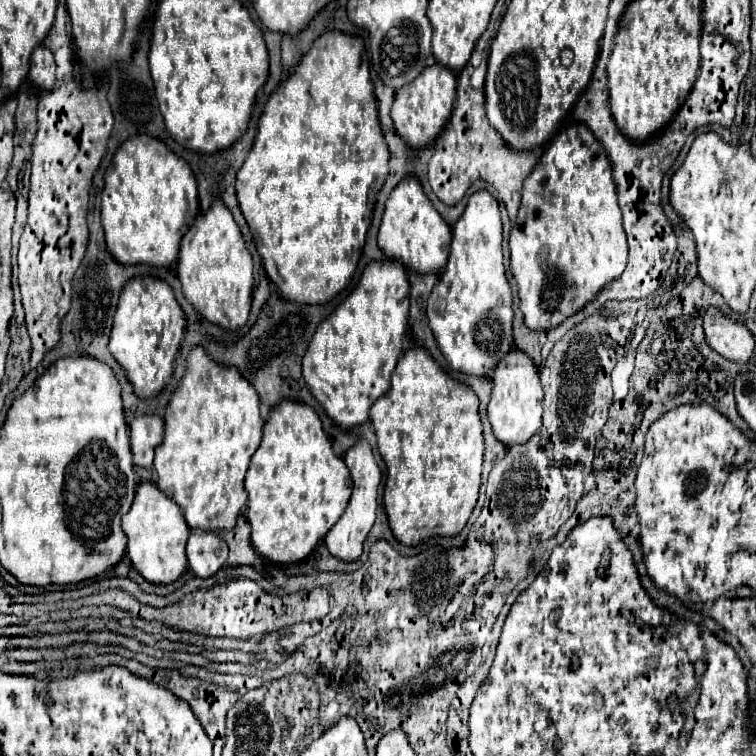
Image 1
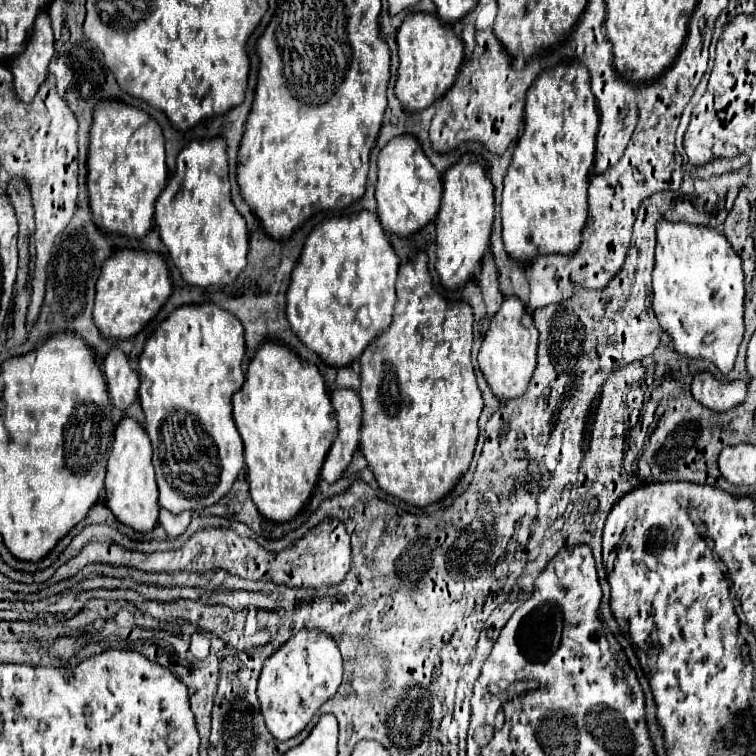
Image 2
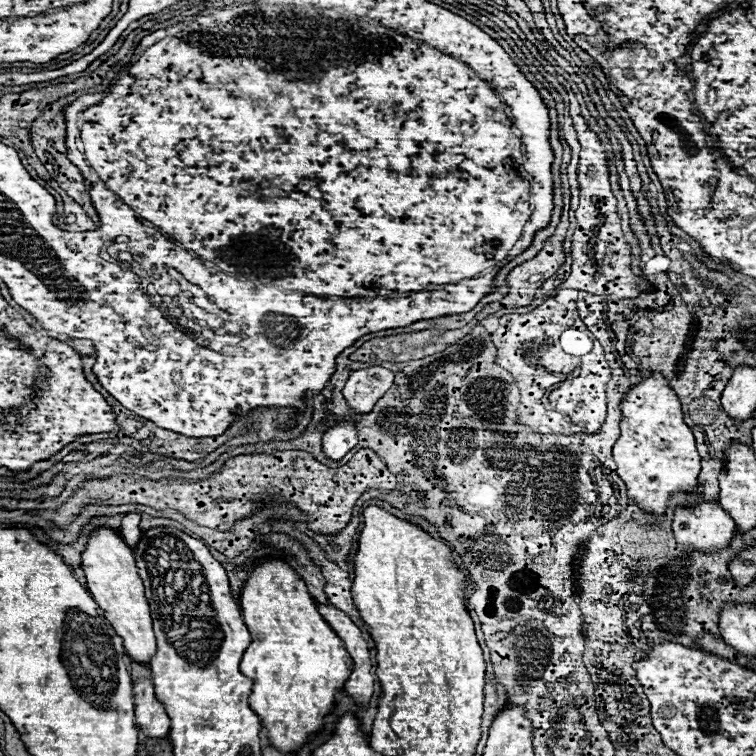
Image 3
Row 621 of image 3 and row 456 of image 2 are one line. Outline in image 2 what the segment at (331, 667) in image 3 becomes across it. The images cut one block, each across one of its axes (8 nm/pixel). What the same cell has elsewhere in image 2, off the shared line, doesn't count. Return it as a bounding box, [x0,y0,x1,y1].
[232,340,336,522]

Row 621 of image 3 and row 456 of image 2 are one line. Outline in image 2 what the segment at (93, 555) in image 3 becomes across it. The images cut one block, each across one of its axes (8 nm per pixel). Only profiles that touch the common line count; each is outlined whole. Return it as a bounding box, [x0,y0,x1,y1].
[106,416,158,532]

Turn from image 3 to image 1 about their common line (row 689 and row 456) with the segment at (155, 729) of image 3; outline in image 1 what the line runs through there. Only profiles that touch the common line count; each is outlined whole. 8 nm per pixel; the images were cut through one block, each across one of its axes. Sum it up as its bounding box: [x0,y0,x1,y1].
[130,414,164,468]

